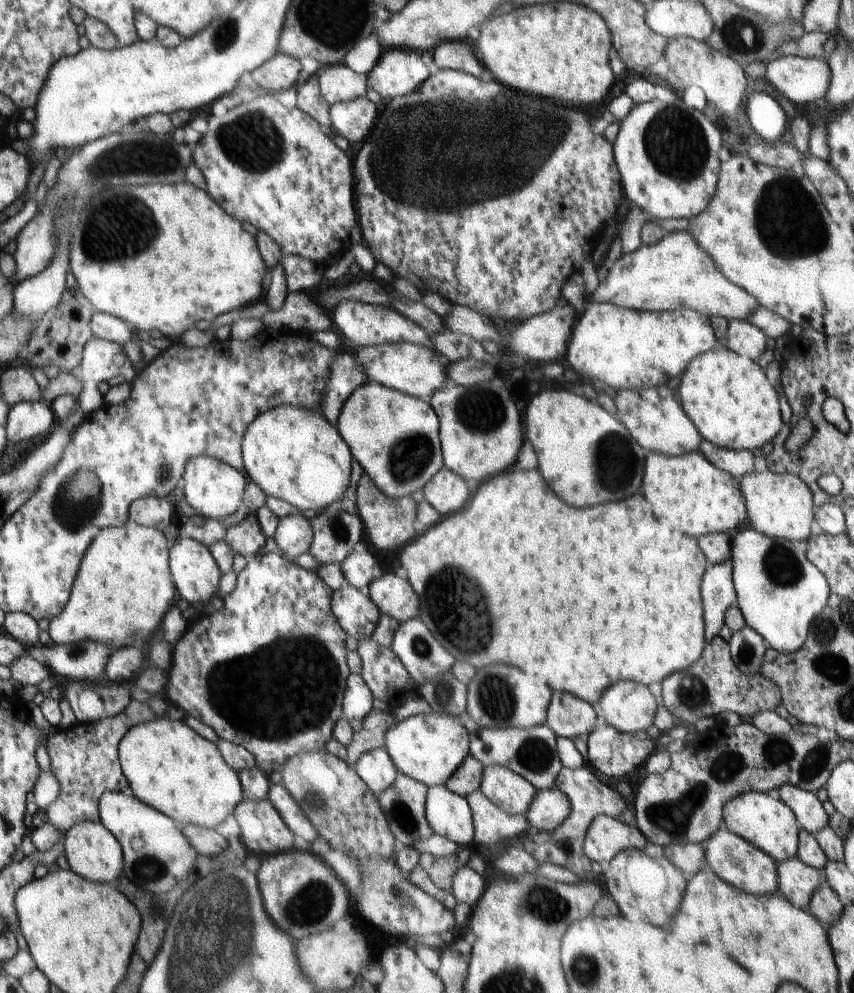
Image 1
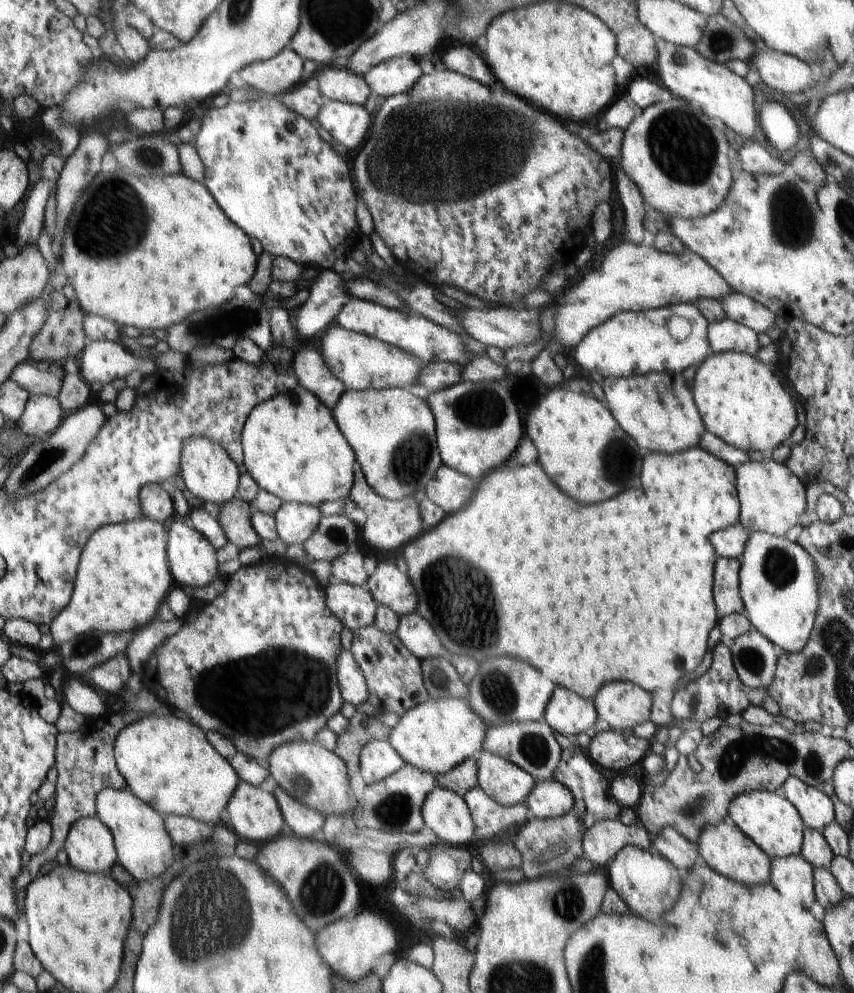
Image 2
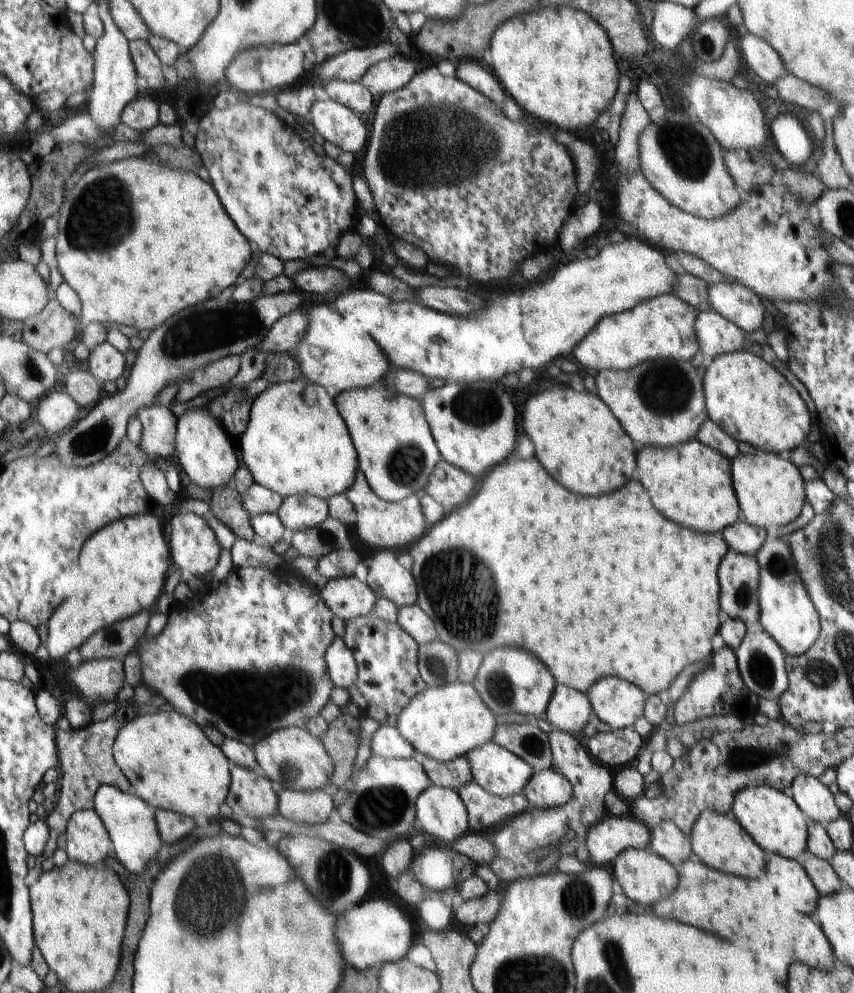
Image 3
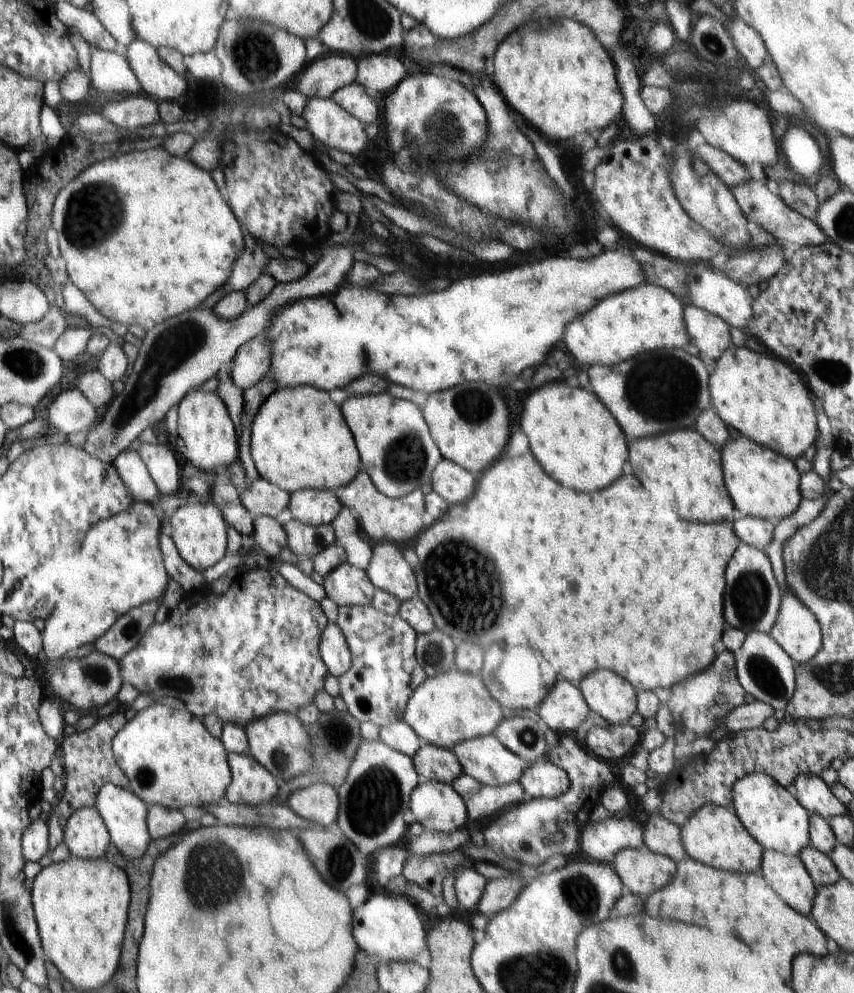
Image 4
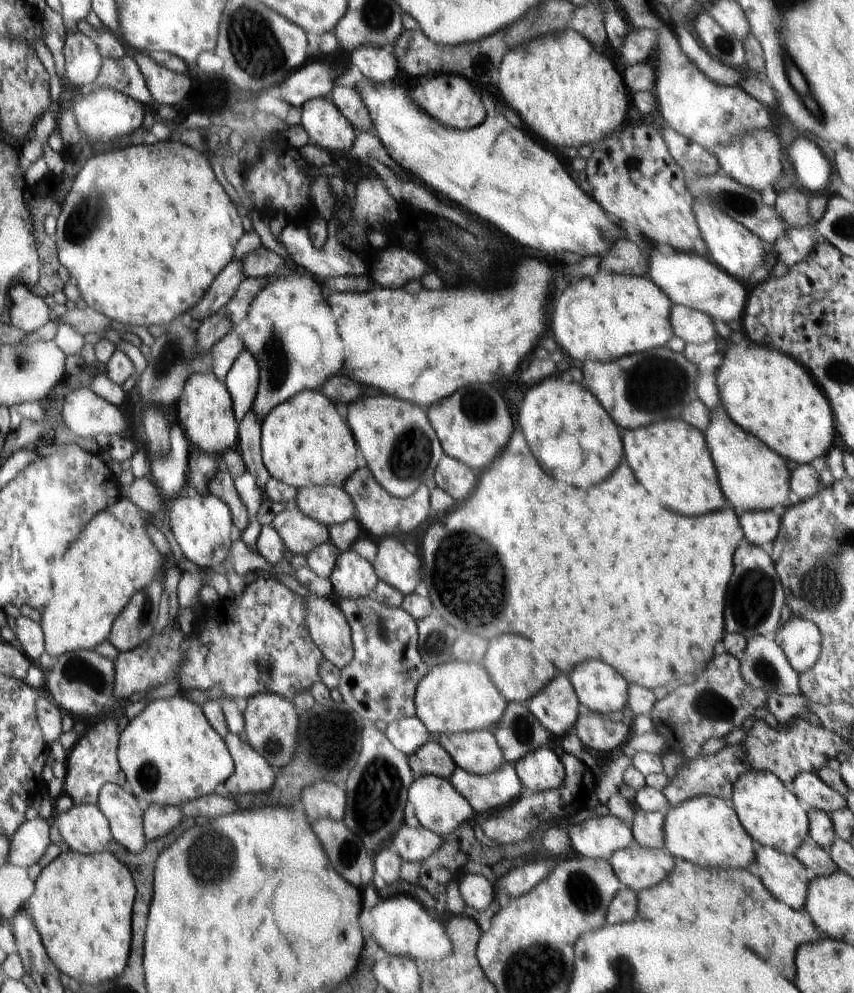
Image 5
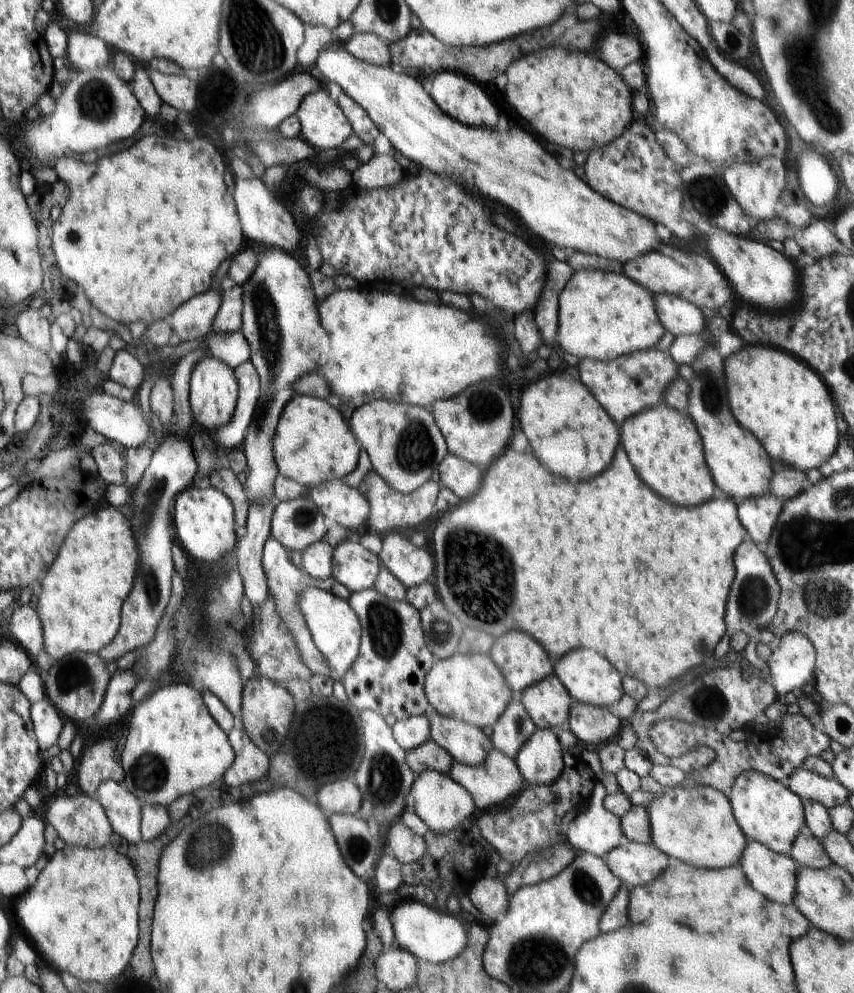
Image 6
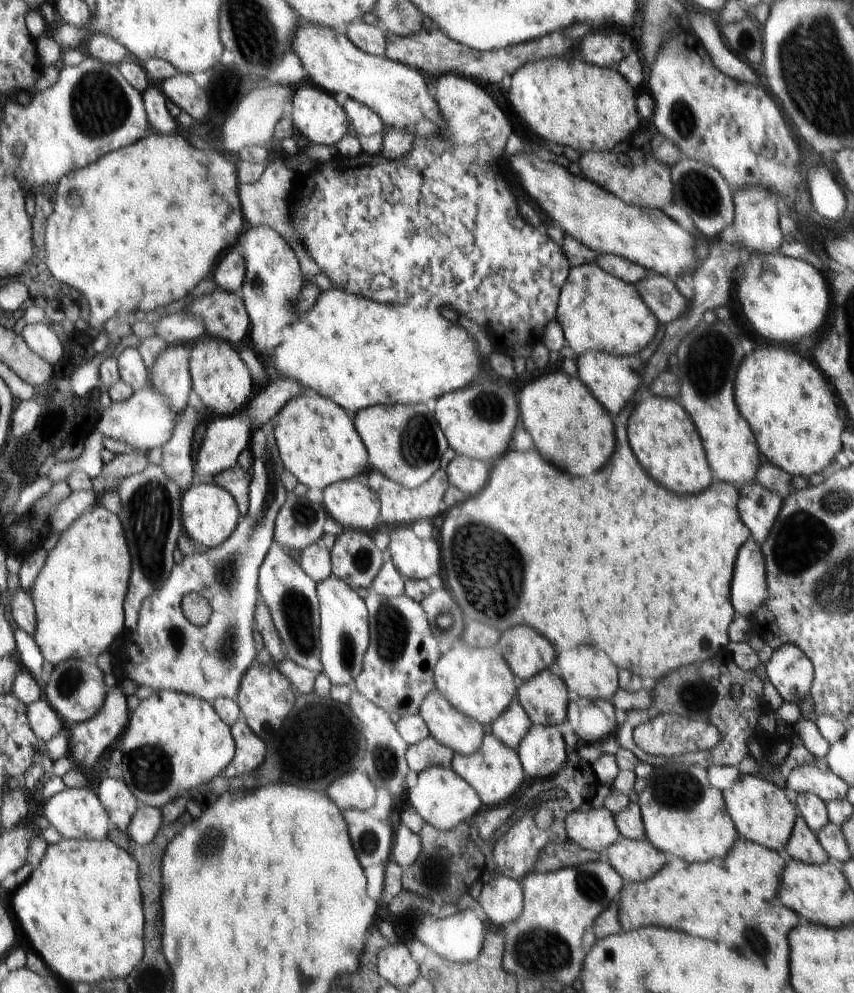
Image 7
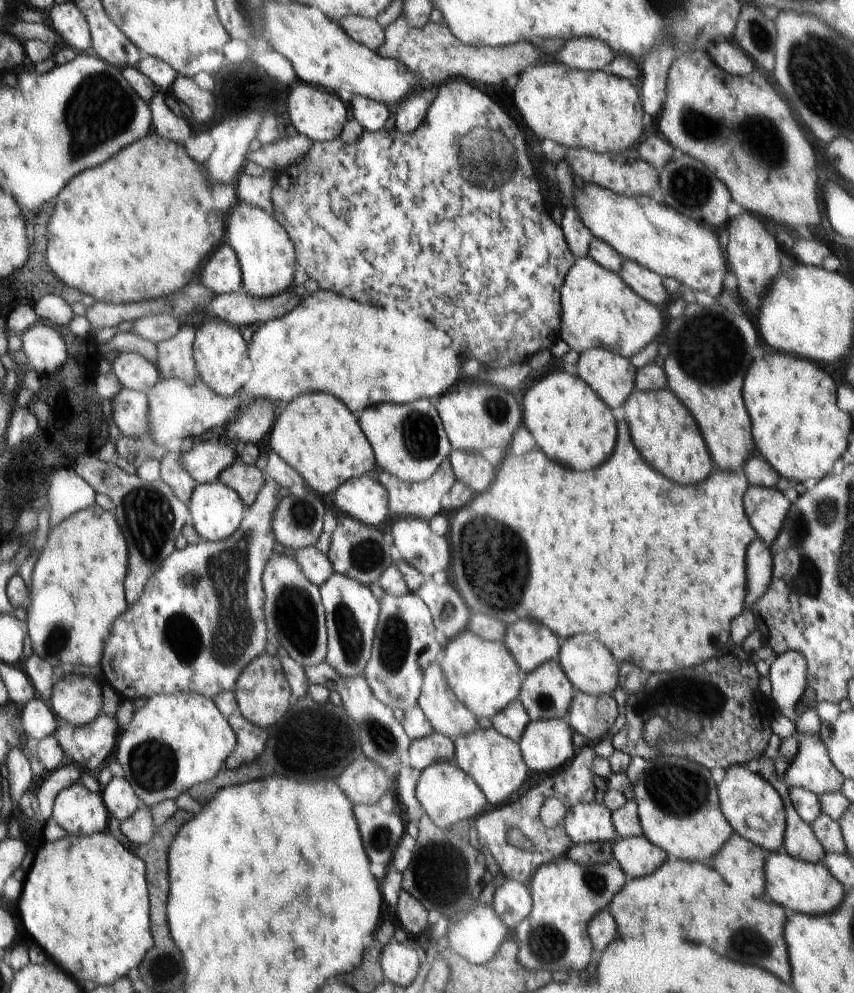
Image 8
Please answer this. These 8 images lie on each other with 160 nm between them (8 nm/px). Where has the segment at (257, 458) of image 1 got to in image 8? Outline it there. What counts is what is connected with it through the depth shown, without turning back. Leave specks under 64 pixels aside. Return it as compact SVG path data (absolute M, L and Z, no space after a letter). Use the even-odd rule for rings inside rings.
M306 393L293 398L281 409L269 433L271 448L284 462L301 474L311 490L331 497L333 492L350 478L361 477L366 472L372 473L377 462L374 462L375 456L372 454L373 448L370 448L369 439L361 428L360 420L354 418L355 413L343 401L338 400L338 397L329 393Z

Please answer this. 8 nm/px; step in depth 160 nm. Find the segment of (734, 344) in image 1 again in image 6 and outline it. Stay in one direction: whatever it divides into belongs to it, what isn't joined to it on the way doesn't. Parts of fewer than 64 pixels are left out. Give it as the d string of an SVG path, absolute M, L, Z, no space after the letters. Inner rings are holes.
M656 295L655 307L663 327L675 337L704 332L704 317L700 309L678 295Z

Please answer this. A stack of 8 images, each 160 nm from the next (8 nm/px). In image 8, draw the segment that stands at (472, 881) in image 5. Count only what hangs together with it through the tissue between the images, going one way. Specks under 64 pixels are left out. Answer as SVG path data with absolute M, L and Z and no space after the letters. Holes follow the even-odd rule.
M506 879L500 882L500 886L494 890L492 895L491 907L511 931L532 910L531 892L529 887L521 882Z

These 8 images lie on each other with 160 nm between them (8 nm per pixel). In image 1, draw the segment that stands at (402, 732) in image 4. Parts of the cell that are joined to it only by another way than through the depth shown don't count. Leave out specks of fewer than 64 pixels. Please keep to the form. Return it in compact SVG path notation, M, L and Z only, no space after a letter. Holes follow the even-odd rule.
M385 747L366 752L354 768L361 781L368 785L370 792L375 795L385 792L386 788L393 787L400 775L389 750Z

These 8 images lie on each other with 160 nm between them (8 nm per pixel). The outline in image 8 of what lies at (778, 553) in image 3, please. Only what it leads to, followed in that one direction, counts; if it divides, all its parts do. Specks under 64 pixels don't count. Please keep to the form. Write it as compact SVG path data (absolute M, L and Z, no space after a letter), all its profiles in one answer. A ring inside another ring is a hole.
M786 651L771 662L768 677L778 708L792 708L807 688L807 662L796 651Z

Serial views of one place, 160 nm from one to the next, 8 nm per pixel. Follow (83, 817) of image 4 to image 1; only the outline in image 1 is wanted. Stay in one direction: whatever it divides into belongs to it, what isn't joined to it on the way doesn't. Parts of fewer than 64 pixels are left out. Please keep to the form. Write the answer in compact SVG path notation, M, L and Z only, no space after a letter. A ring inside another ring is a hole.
M85 821L66 832L65 858L68 860L70 869L79 876L85 877L86 880L116 885L118 874L124 864L124 856L122 856L118 840L99 823Z

